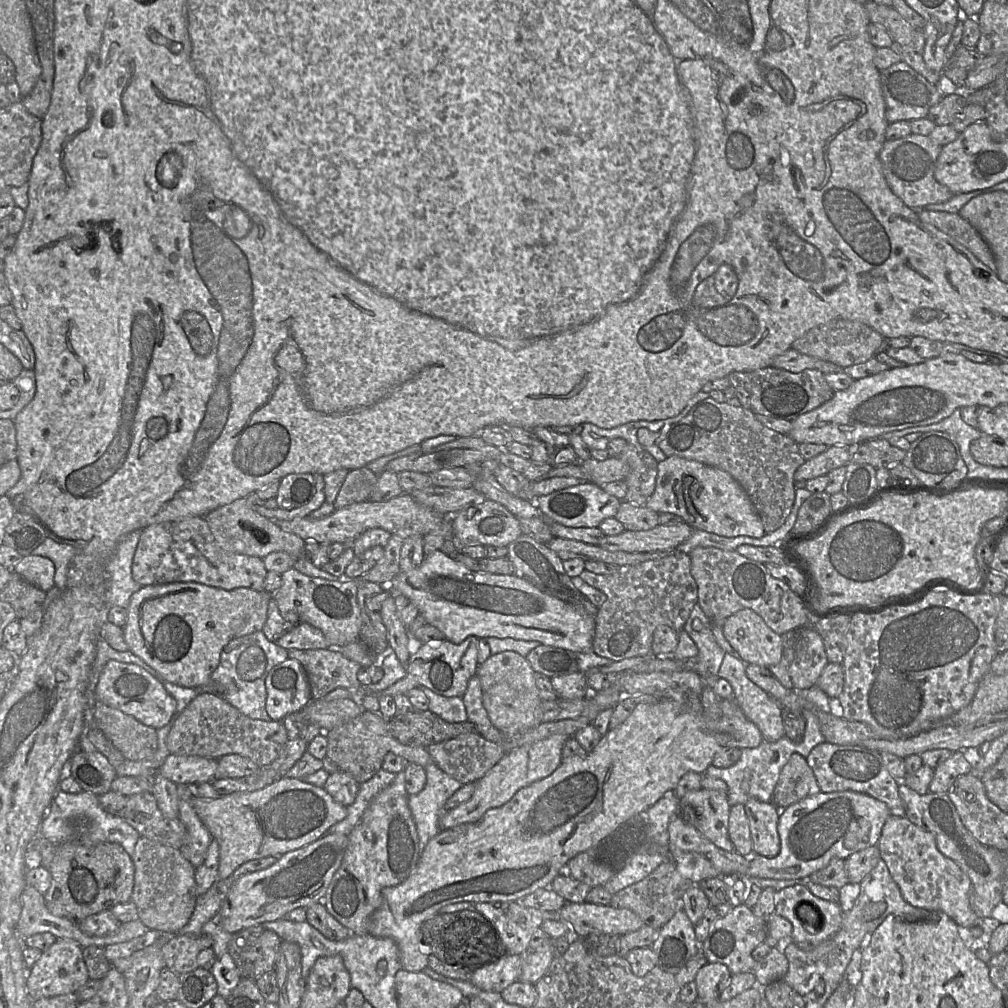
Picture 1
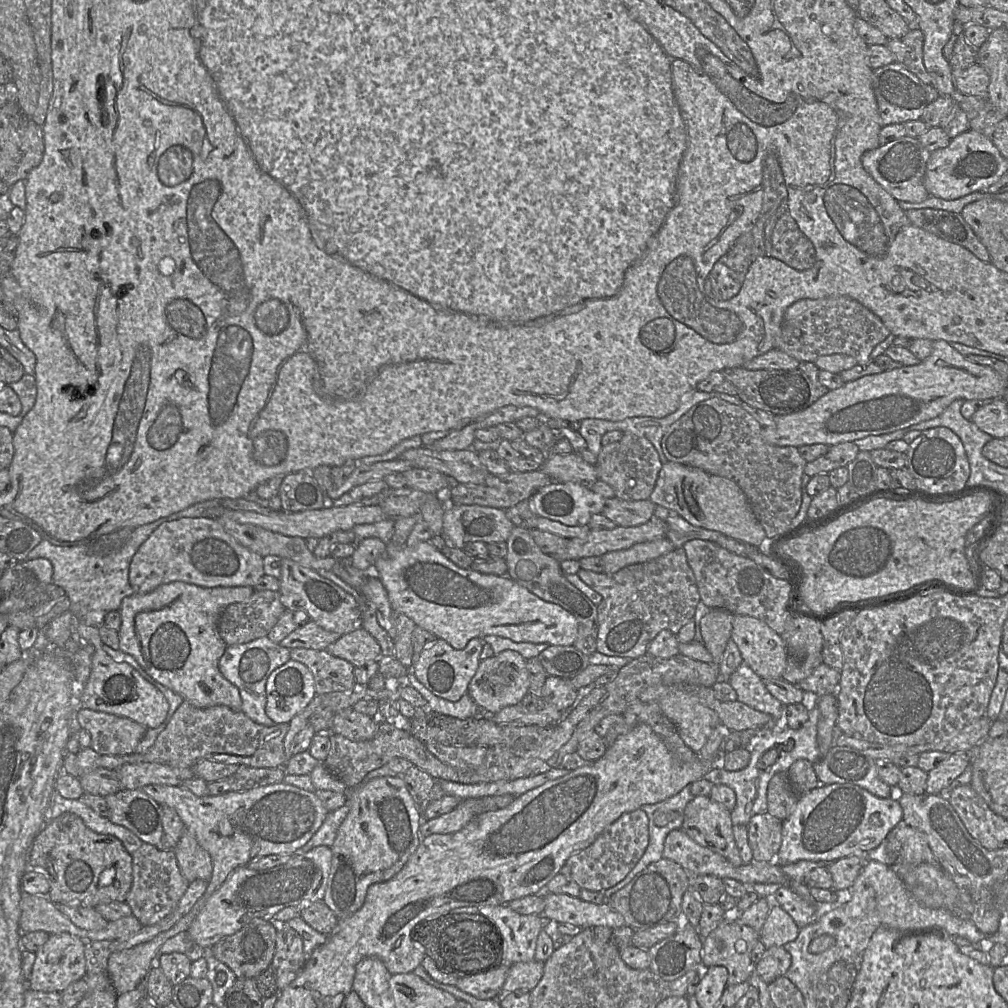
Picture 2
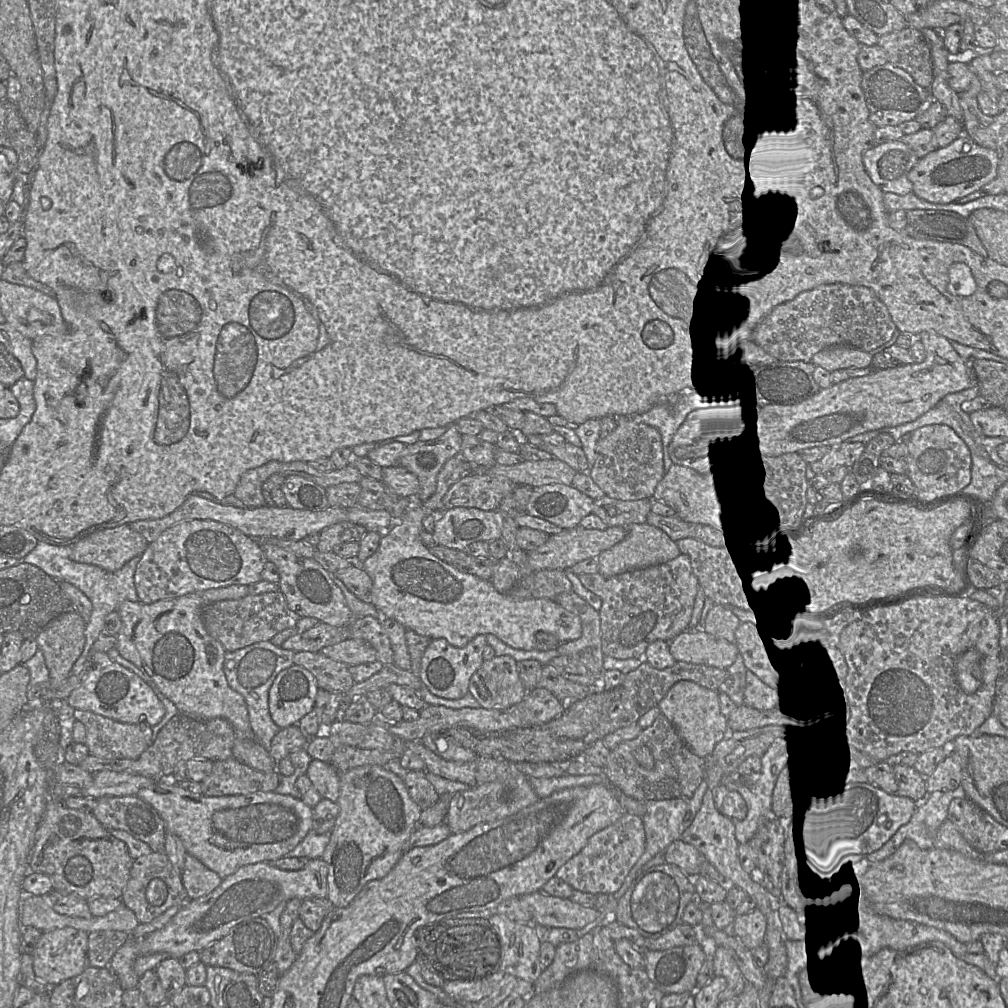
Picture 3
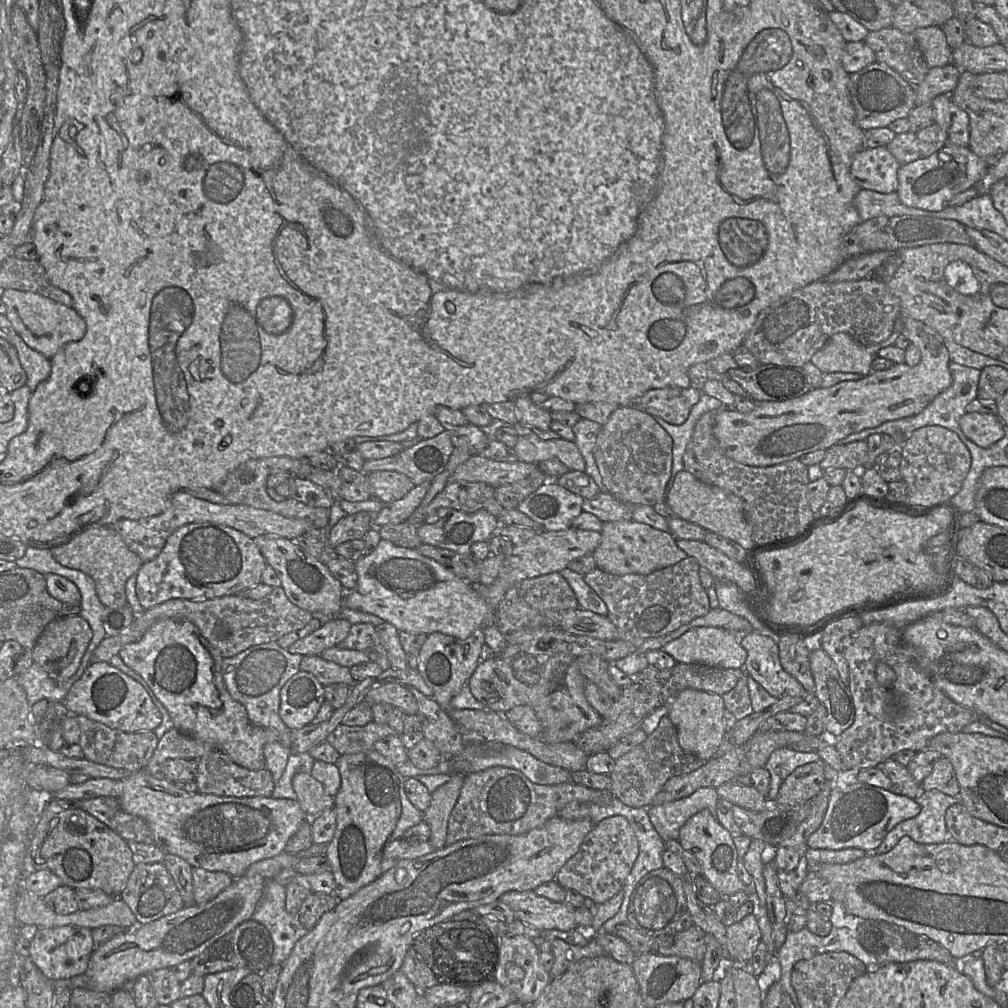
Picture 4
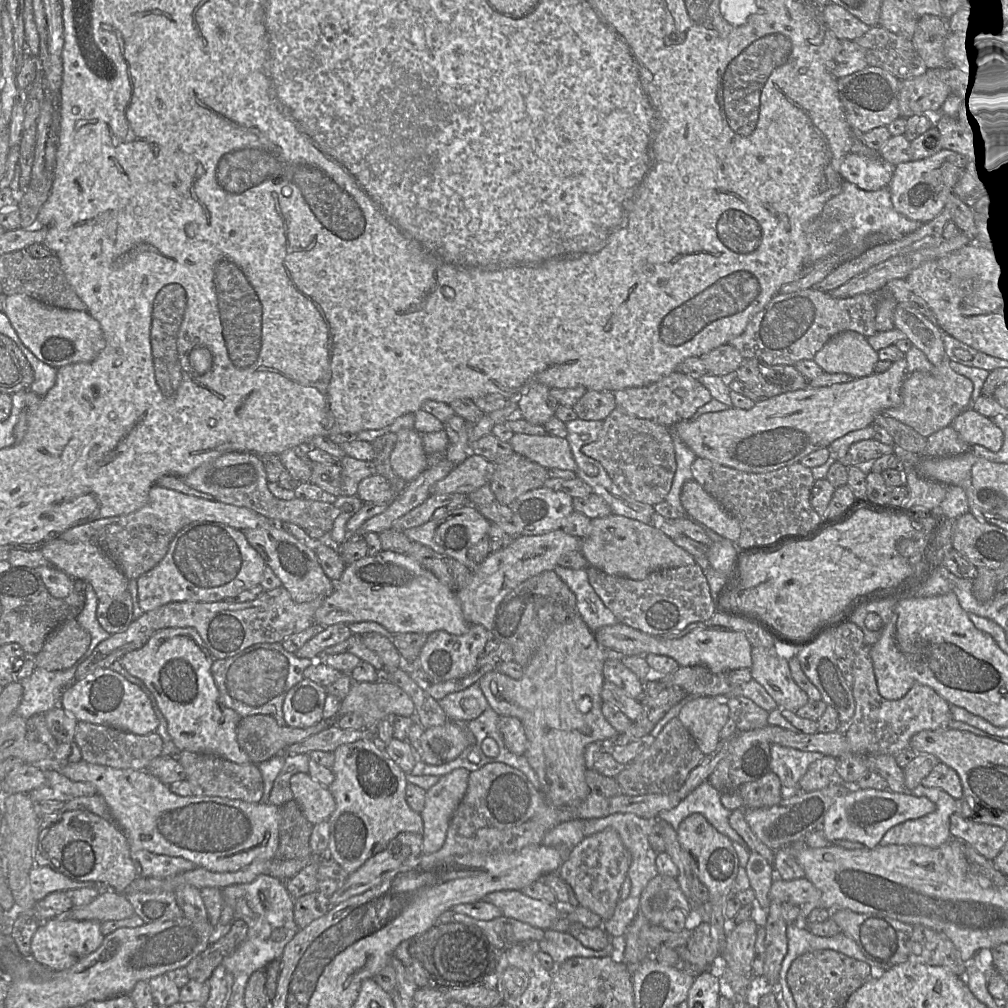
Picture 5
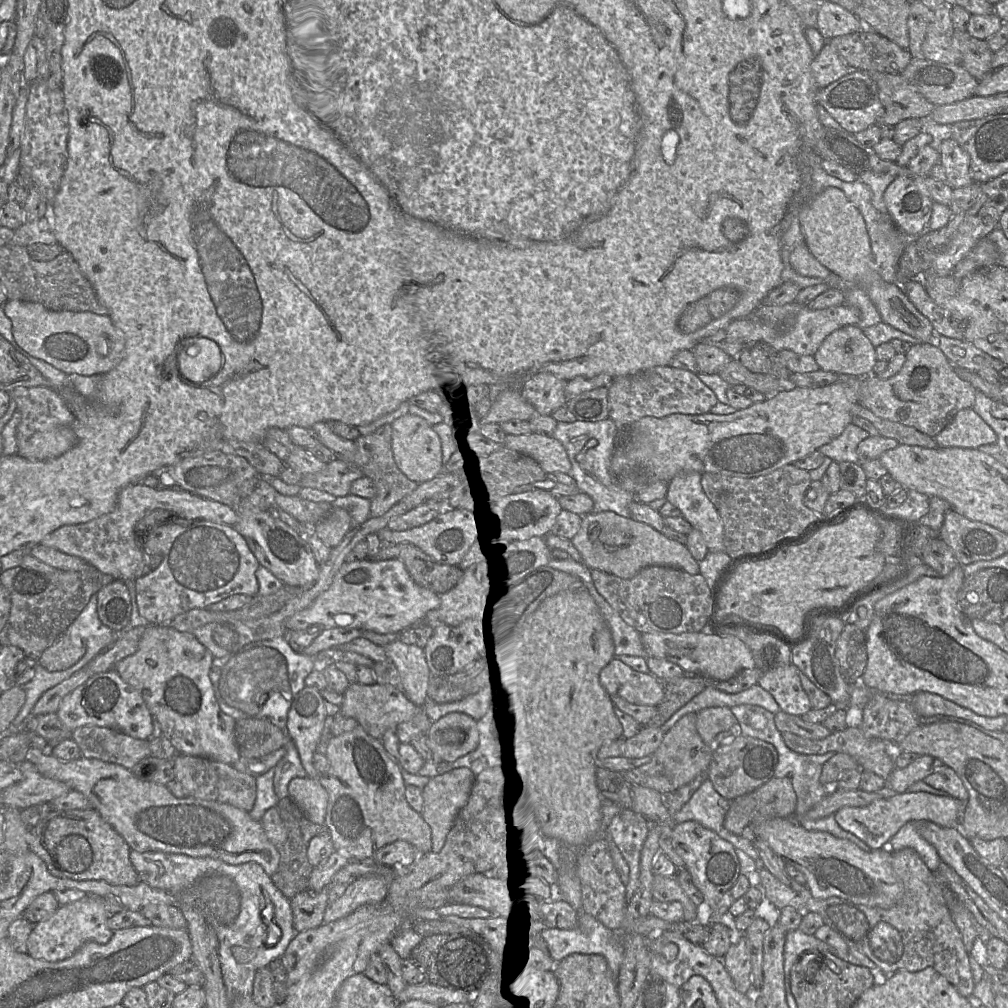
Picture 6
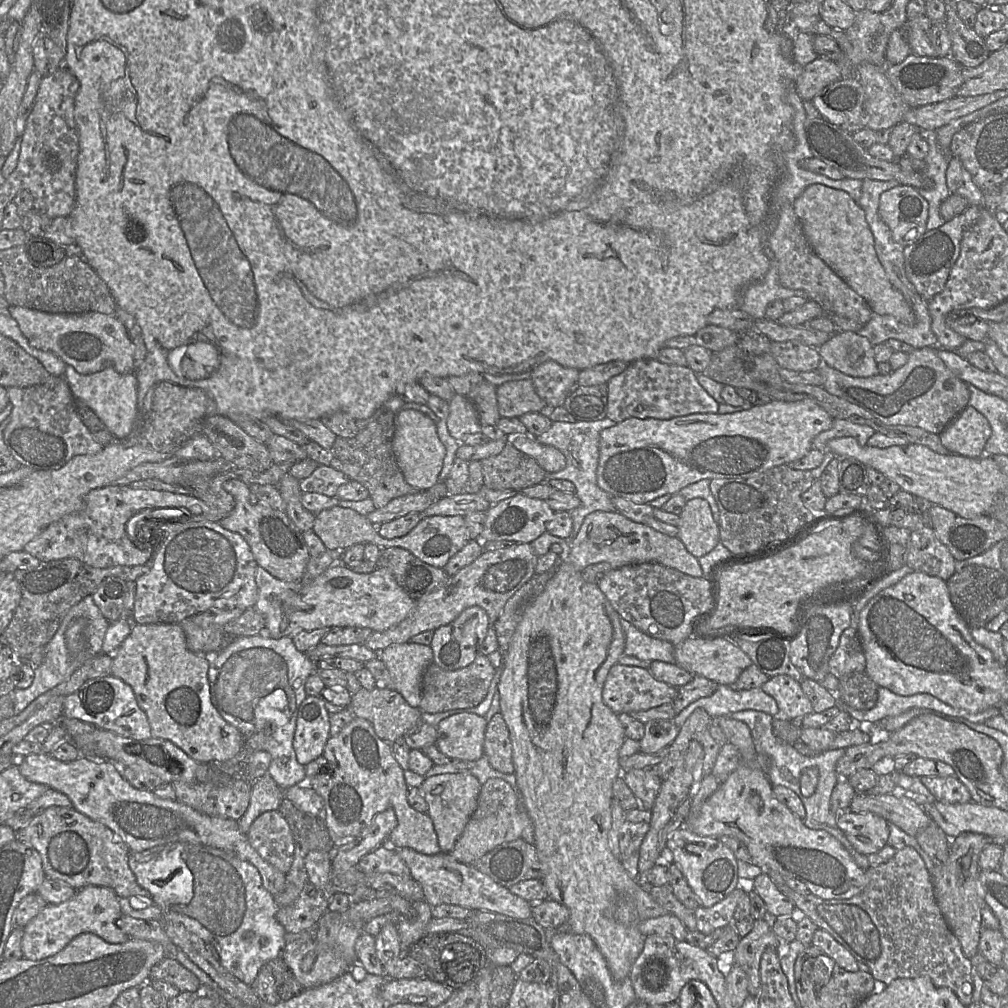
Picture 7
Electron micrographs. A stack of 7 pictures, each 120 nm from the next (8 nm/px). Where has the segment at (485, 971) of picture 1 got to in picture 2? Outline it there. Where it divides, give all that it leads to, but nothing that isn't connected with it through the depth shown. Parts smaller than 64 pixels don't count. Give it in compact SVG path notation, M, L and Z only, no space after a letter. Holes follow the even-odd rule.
M533 959L511 966L500 965L489 971L459 978L455 986L478 999L500 998L516 990L531 991L542 978L544 962Z

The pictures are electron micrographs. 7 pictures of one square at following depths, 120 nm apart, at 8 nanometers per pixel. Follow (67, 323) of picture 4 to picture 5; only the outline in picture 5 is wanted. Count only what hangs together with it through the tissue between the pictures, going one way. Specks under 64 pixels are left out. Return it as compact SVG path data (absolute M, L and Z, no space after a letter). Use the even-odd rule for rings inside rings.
M24 294L7 296L5 314L21 342L42 362L60 368L92 362L105 347L100 323L87 311L50 306Z

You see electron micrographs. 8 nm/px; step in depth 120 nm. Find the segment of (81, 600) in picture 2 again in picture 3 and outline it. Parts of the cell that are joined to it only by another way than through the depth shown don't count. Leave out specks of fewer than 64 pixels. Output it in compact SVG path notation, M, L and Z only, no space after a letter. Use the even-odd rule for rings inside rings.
M39 541L32 551L19 560L39 567L57 581L65 581L73 584L92 603L92 613L85 629L85 645L71 670L71 674L75 675L79 674L86 667L89 652L99 634L104 629L106 616L113 611L117 611L119 604L123 601L140 601L135 588L134 574L142 555L133 557L120 569L110 572L97 565L76 562L71 558L71 553L72 546L57 546Z

